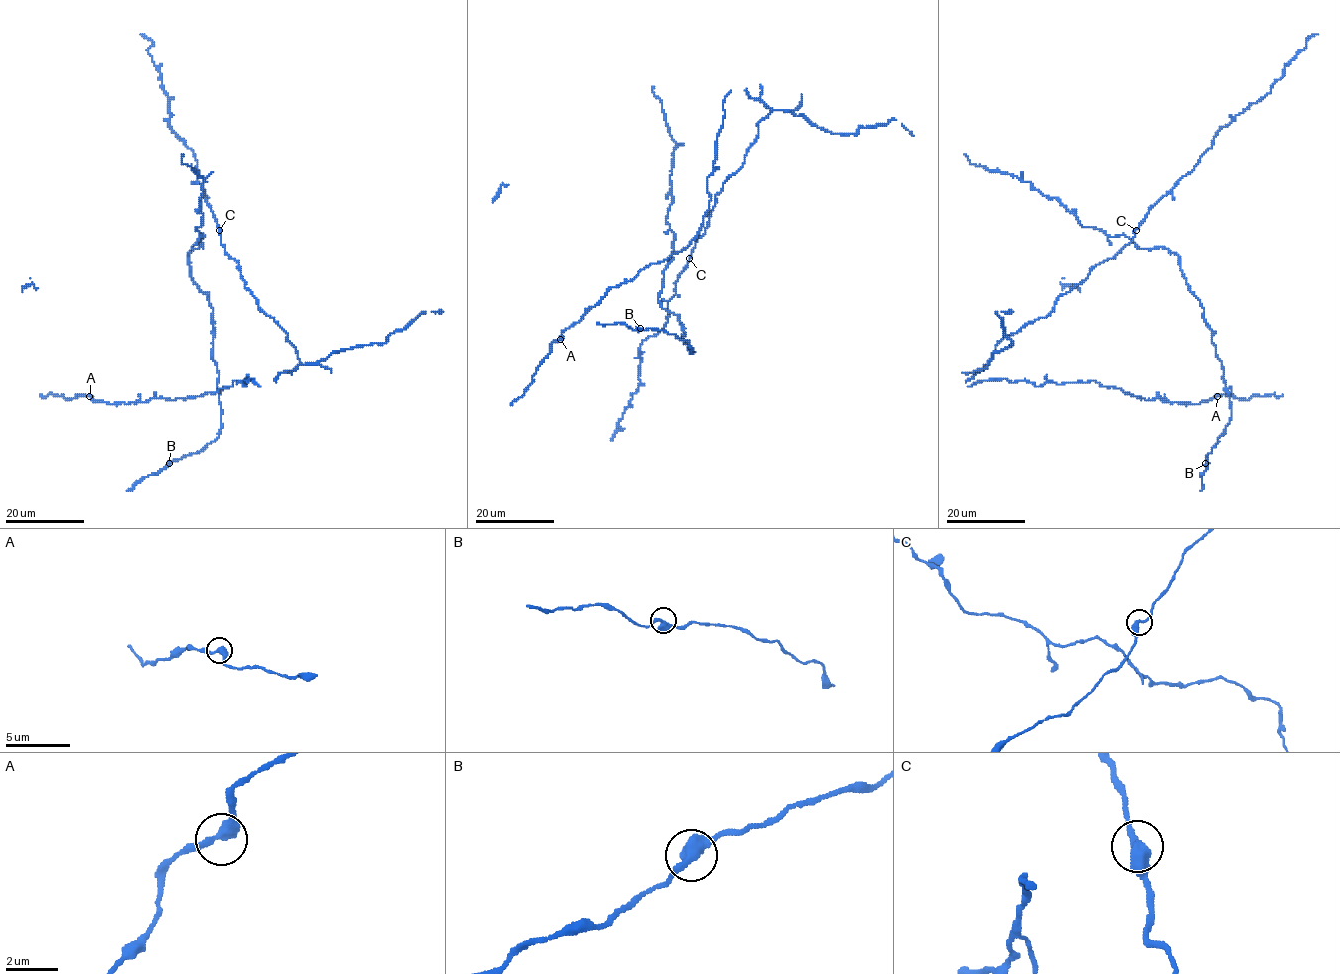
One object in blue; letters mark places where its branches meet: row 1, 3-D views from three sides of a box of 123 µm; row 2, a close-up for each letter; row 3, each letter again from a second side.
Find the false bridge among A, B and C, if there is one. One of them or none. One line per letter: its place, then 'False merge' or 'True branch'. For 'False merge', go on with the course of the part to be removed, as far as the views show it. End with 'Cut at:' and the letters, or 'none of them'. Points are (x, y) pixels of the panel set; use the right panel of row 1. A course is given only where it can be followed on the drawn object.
A: Place: (1217, 396). True branch
B: Place: (1205, 463). True branch
C: Place: (1136, 230). True branch
Cut at: none of them

